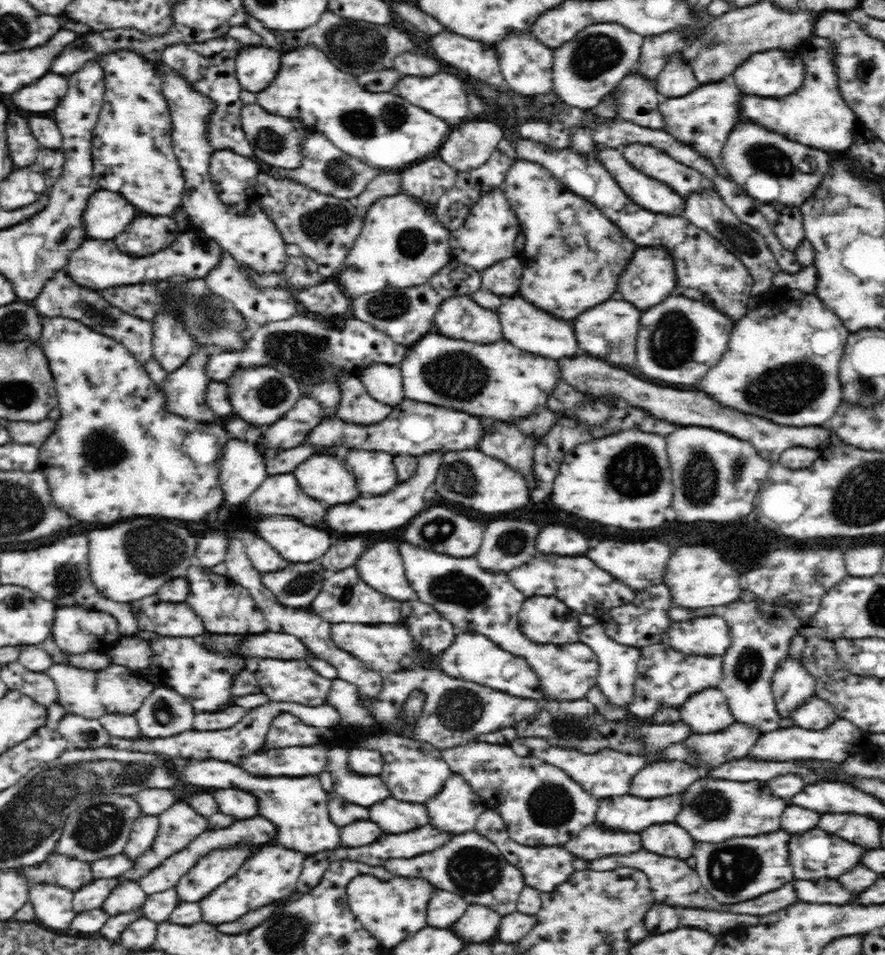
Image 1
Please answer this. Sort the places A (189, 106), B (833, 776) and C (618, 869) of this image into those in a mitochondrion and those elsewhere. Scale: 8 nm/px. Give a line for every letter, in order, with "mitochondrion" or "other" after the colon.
A: other
B: other
C: other

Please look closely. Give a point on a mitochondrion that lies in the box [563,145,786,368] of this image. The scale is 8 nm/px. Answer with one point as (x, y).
(739, 238)

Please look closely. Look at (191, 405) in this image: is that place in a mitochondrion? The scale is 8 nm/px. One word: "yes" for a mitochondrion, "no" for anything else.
no

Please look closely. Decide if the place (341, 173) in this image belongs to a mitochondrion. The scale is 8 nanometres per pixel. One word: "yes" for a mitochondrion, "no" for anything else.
yes

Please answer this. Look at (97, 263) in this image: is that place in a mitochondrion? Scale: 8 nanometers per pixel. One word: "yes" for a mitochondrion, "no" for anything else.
yes

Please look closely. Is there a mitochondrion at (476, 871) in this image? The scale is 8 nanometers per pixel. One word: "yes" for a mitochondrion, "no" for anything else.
yes

